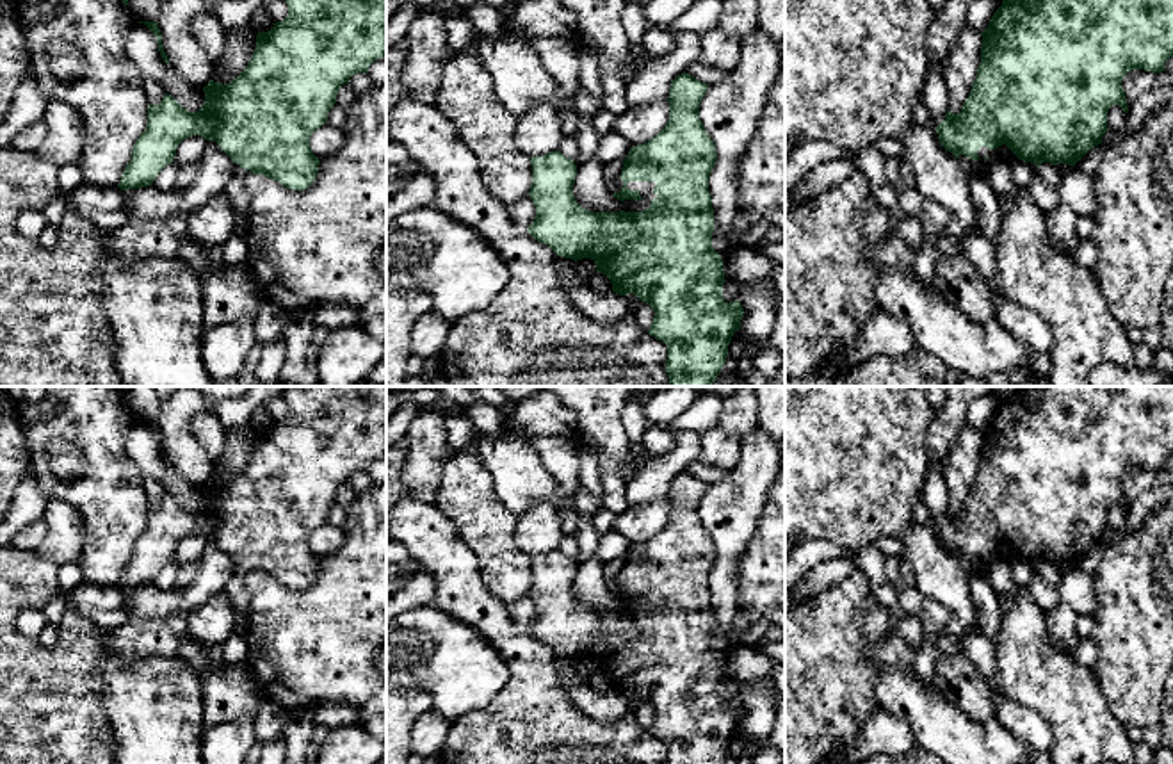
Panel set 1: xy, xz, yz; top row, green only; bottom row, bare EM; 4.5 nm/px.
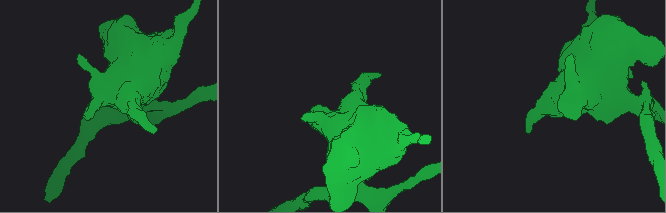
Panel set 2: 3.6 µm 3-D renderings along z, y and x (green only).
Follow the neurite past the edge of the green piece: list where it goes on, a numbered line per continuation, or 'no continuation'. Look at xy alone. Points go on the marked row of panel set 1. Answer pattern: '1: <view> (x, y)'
1: xy (235, 191)

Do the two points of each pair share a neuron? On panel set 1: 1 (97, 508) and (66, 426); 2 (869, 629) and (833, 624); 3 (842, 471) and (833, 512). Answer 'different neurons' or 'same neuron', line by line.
1: same neuron
2: different neurons
3: same neuron

